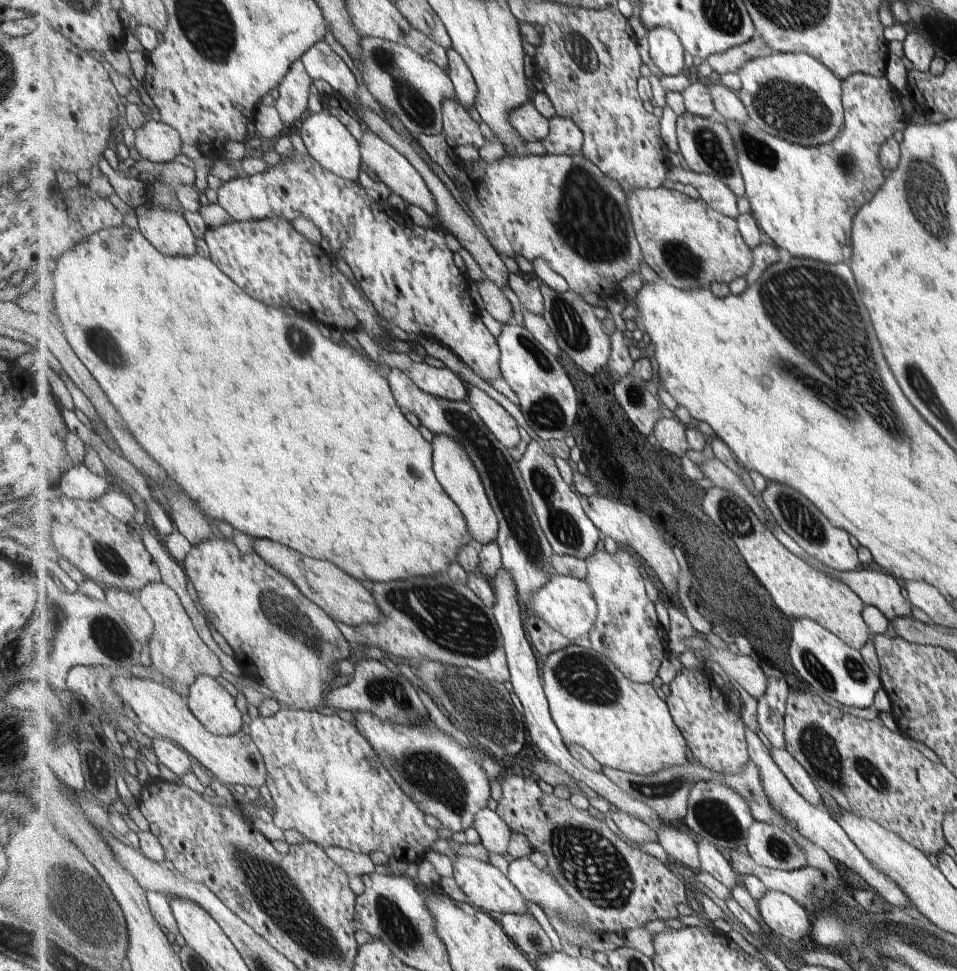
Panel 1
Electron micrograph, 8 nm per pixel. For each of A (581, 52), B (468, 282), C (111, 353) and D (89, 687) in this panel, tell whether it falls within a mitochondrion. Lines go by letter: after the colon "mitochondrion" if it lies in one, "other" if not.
A: mitochondrion
B: other
C: mitochondrion
D: other

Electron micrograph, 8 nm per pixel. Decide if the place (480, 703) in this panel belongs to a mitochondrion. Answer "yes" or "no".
yes

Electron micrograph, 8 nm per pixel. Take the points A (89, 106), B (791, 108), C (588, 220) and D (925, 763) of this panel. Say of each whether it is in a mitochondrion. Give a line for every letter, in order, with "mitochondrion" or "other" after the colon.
A: other
B: mitochondrion
C: mitochondrion
D: other

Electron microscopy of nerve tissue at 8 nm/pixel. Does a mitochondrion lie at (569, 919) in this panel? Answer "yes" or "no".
yes

